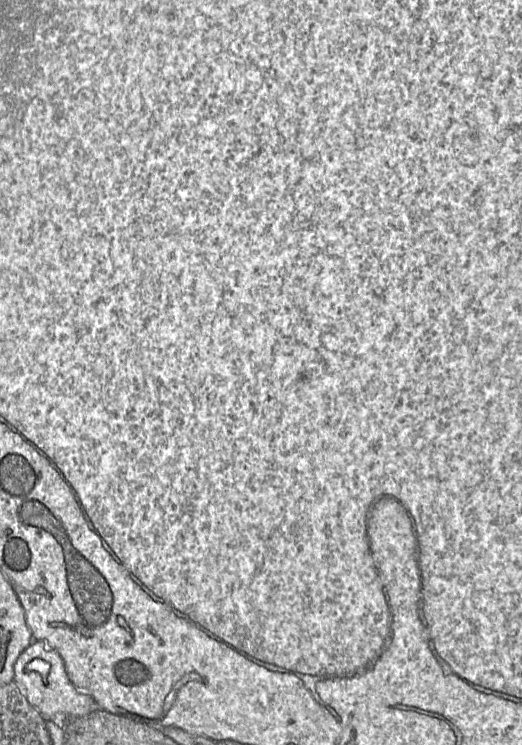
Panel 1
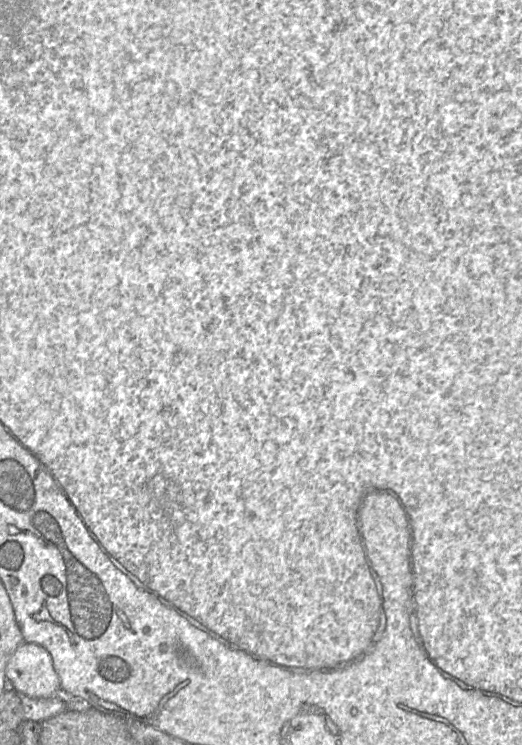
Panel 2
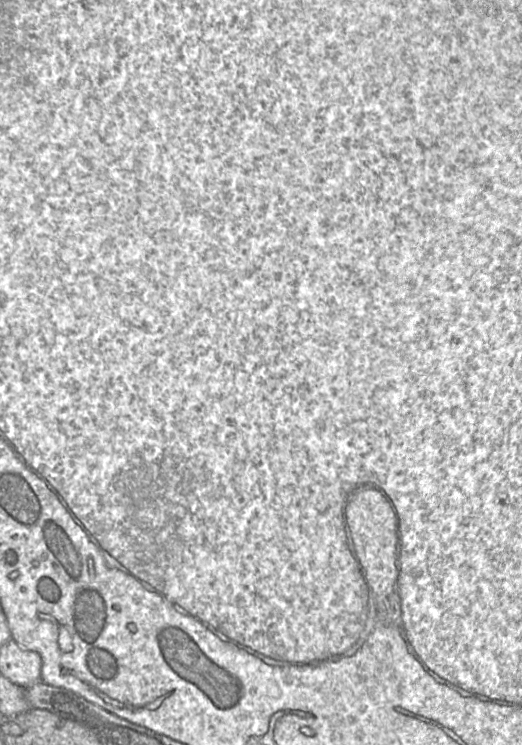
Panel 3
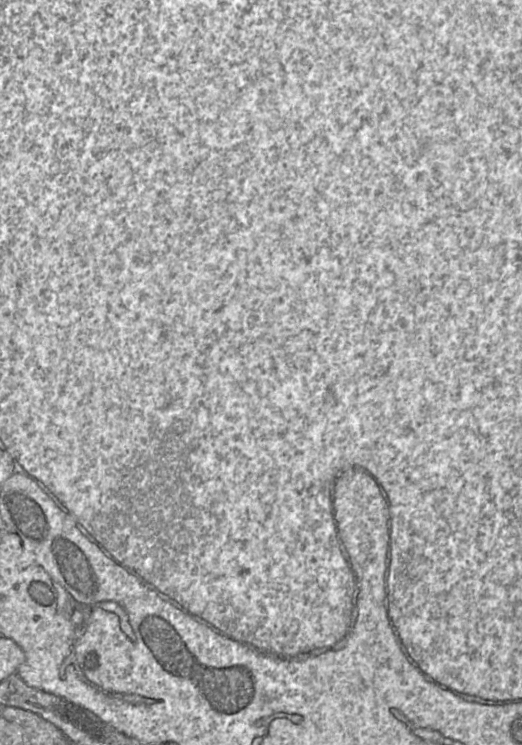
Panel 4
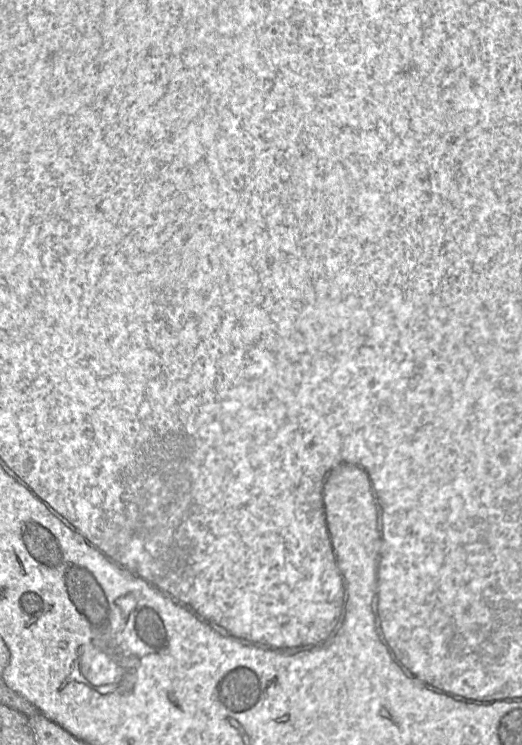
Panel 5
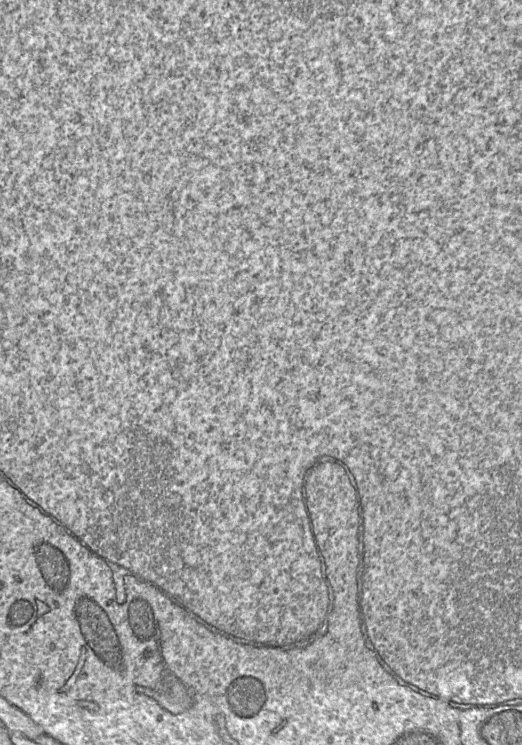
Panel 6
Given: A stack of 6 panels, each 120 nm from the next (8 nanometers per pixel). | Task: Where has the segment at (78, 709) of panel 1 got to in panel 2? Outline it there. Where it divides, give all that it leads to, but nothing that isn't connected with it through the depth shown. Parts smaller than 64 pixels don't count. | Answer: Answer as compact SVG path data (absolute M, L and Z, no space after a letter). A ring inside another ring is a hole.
M21 644L8 660L5 676L16 692L31 698L51 698L63 691L50 653L38 644Z

